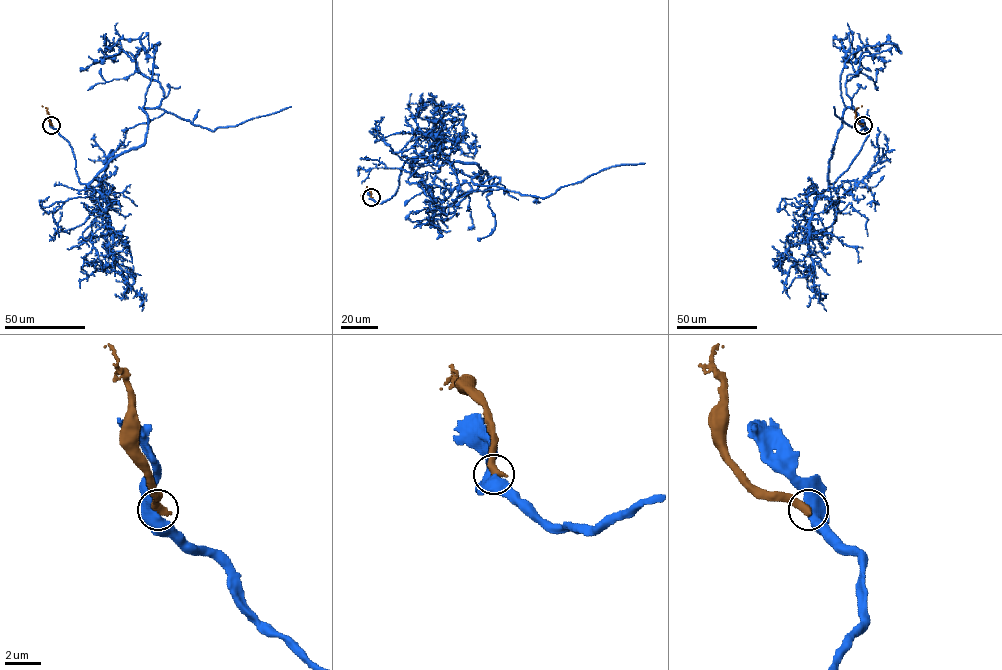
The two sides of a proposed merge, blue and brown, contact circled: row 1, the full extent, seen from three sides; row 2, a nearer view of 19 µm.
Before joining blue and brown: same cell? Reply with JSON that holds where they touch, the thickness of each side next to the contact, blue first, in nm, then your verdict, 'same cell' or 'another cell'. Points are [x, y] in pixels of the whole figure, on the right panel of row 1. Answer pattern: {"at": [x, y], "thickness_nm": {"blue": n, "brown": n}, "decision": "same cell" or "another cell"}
{"at": [863, 125], "thickness_nm": {"blue": 750, "brown": 480}, "decision": "another cell"}

